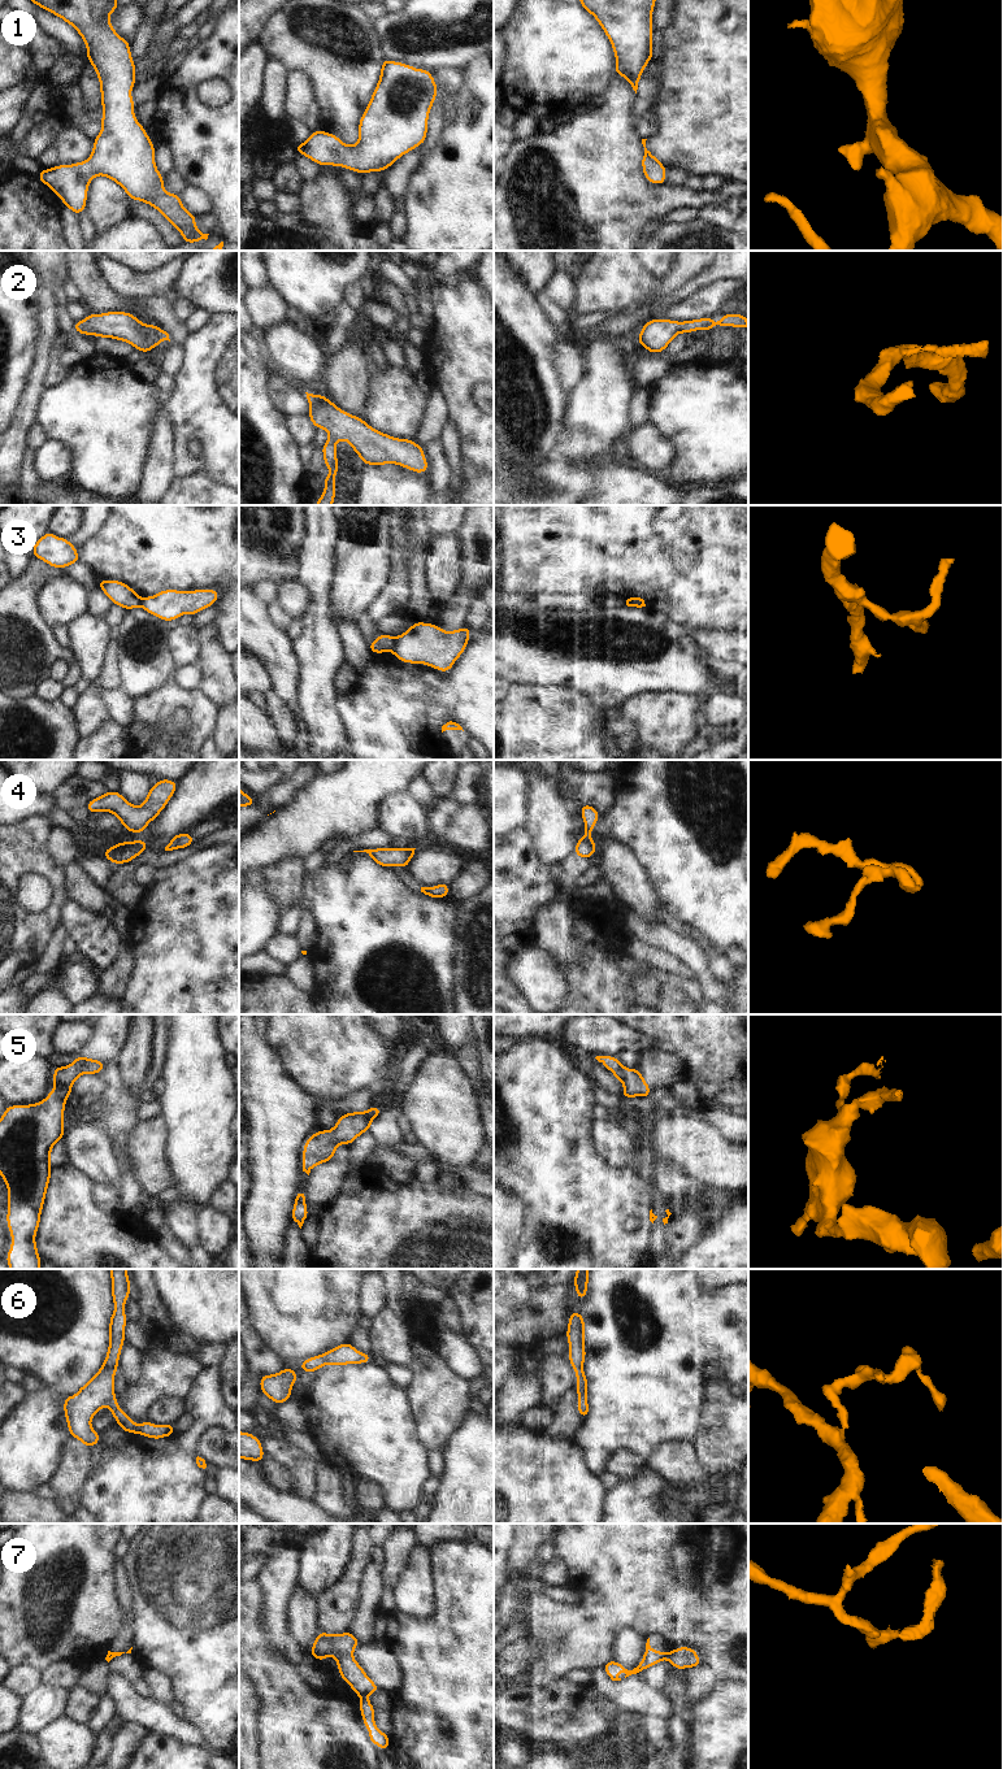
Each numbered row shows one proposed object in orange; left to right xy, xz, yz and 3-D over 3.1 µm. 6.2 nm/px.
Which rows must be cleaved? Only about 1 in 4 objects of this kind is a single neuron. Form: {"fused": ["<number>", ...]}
{"fused": ["3", "7"]}

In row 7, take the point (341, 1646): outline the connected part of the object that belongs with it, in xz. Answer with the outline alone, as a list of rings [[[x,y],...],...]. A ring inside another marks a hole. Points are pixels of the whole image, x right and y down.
[[[320,1631],[311,1647],[311,1656],[325,1661],[329,1655],[333,1655],[342,1679],[349,1685],[356,1695],[366,1696],[368,1694],[378,1692],[381,1688],[353,1659],[353,1651],[360,1642],[351,1631],[342,1634]]]

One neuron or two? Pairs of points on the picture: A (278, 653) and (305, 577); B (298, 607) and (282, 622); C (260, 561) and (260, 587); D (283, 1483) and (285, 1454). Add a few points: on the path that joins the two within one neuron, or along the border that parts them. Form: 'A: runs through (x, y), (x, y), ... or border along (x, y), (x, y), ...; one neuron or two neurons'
A: border along (292, 640), (292, 651), (300, 670); two neurons
B: border along (274, 602), (292, 617); two neurons
C: border along (277, 583), (256, 582), (252, 585); two neurons
D: border along (265, 1456), (278, 1463), (287, 1472), (292, 1486); two neurons

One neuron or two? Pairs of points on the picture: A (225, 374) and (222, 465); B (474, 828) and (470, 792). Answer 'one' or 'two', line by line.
A: one
B: two

